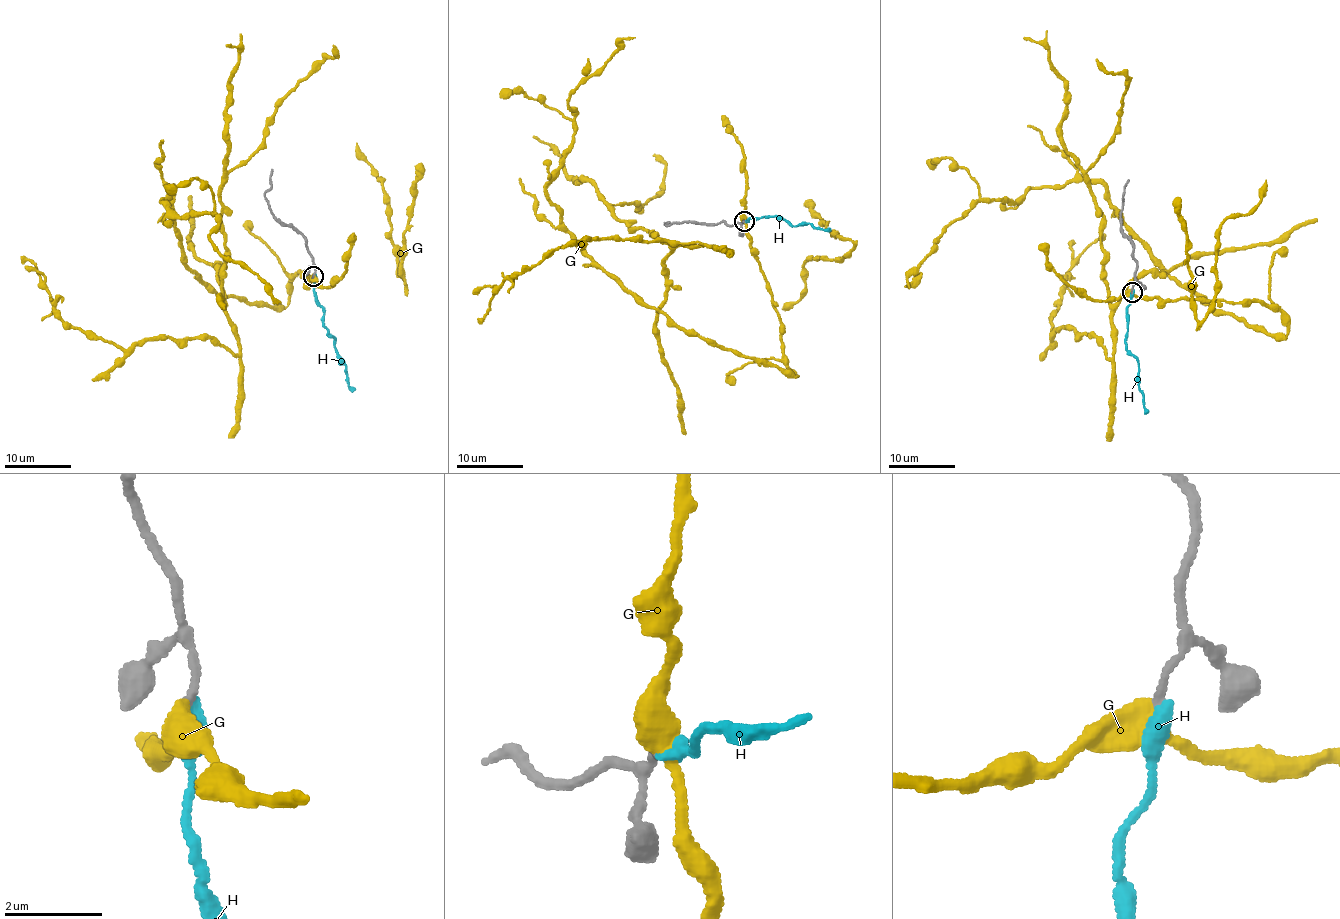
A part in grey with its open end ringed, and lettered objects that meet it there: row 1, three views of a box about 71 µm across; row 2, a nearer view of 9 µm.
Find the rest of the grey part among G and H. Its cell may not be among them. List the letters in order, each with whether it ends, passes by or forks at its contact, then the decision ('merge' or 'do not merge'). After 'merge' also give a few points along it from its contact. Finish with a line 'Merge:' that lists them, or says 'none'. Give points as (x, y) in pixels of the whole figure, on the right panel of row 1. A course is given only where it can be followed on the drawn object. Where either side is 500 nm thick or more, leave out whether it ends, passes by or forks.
G: it passes by; do not merge
H: it ends there; merge; it runs (1132, 290), (1132, 303), (1127, 308), (1125, 342), (1139, 363), (1137, 380), (1146, 412)
Merge: H

